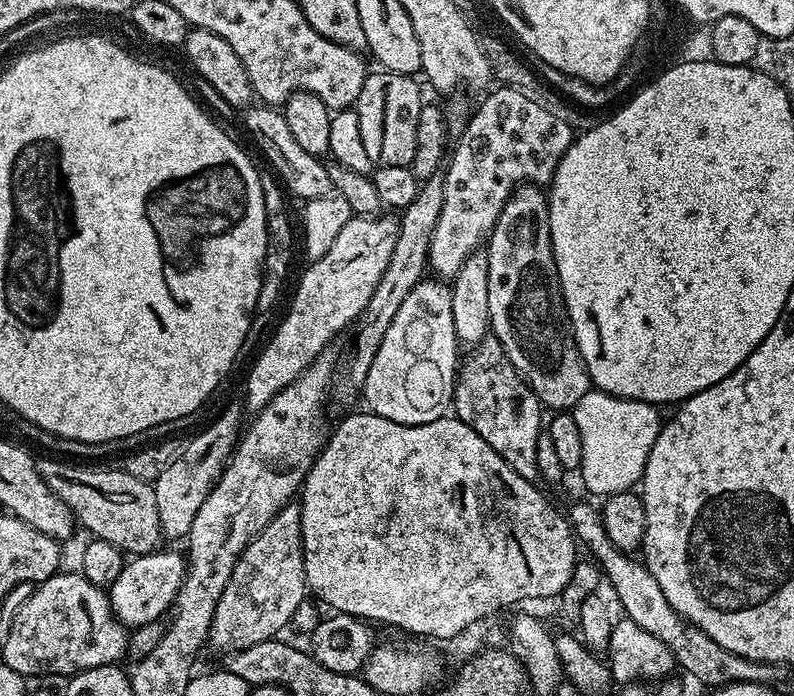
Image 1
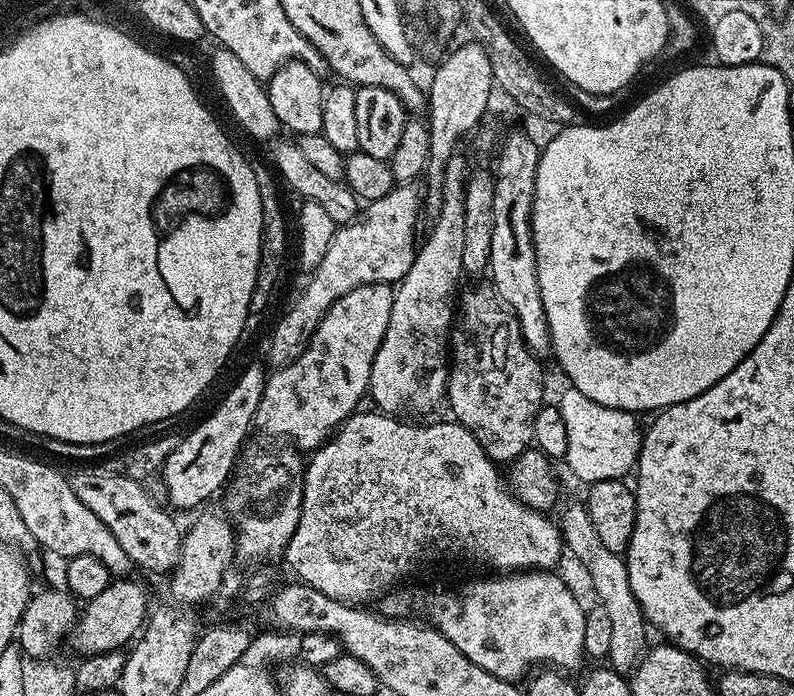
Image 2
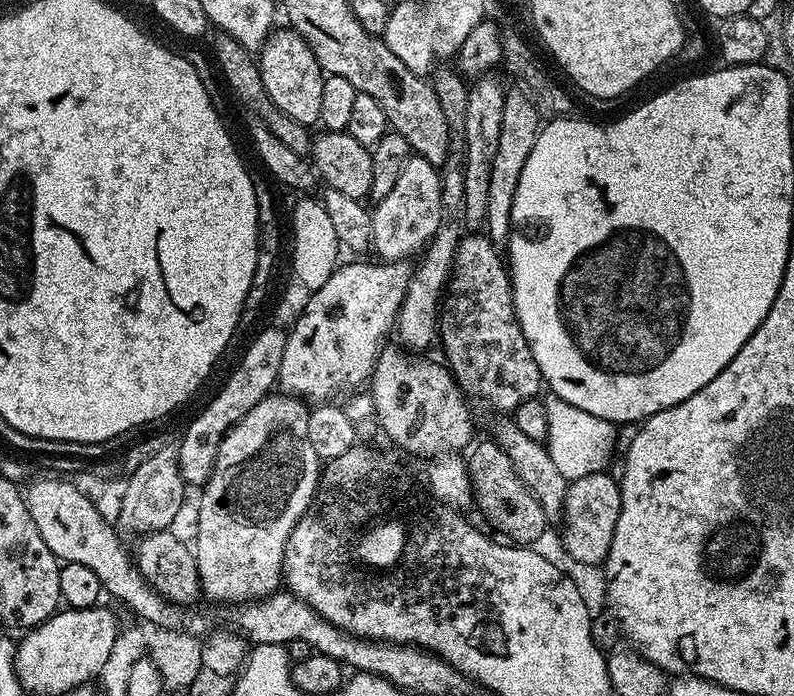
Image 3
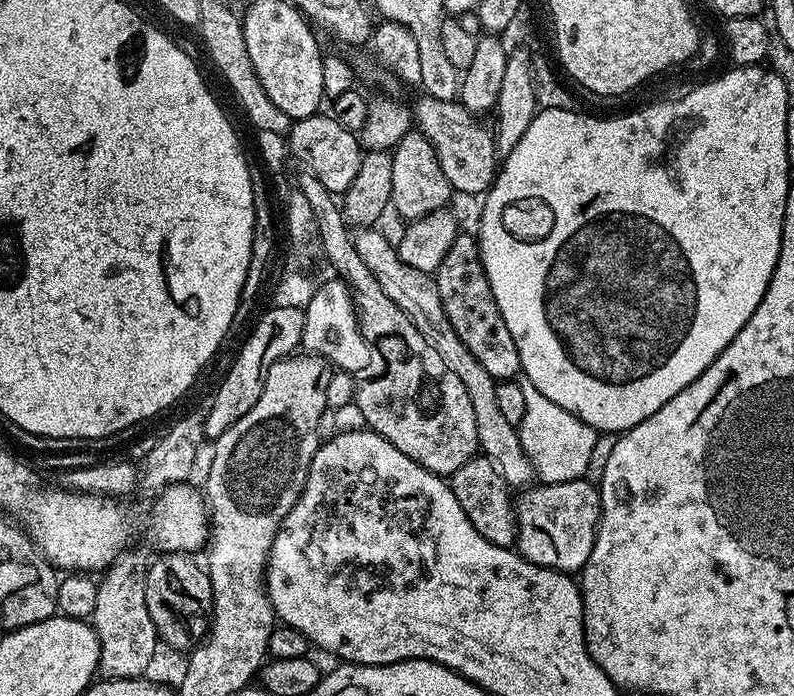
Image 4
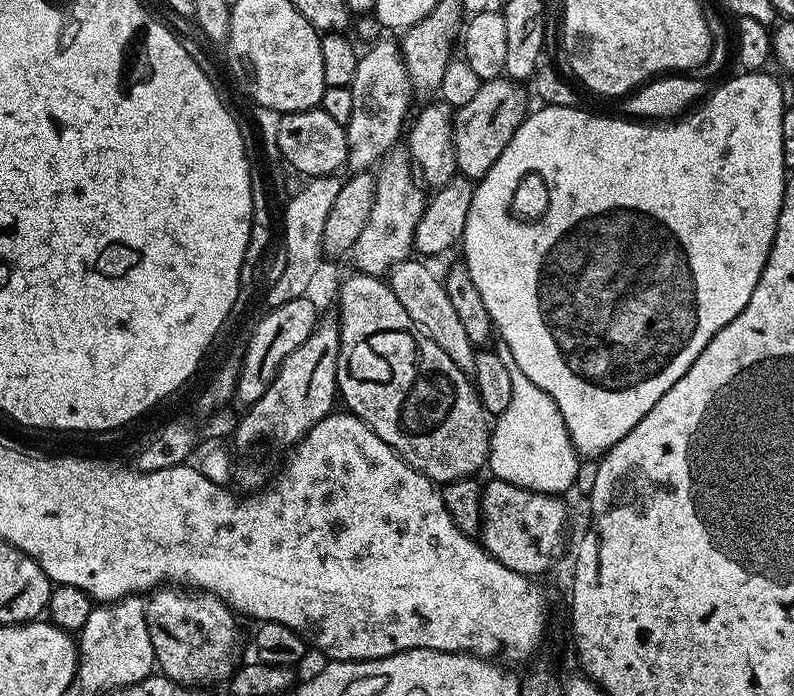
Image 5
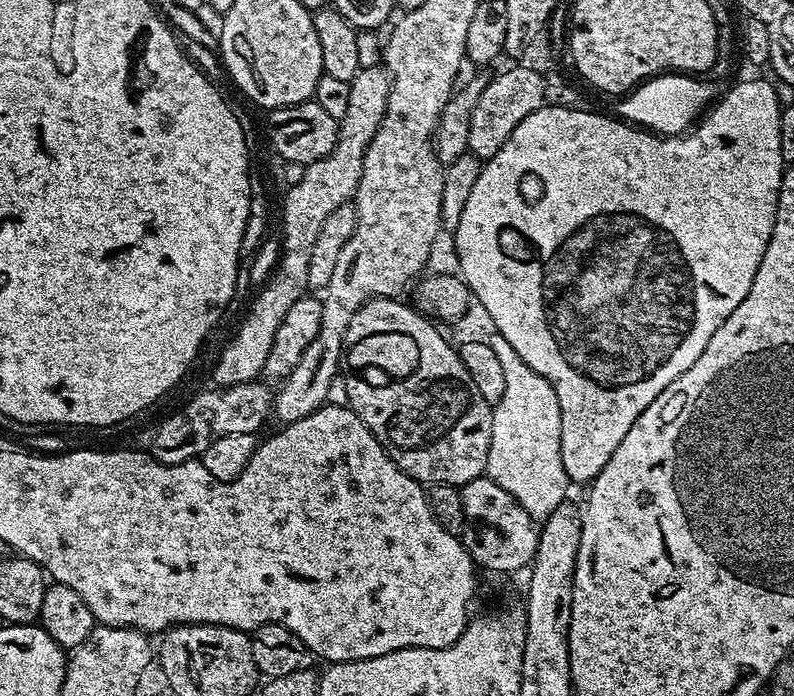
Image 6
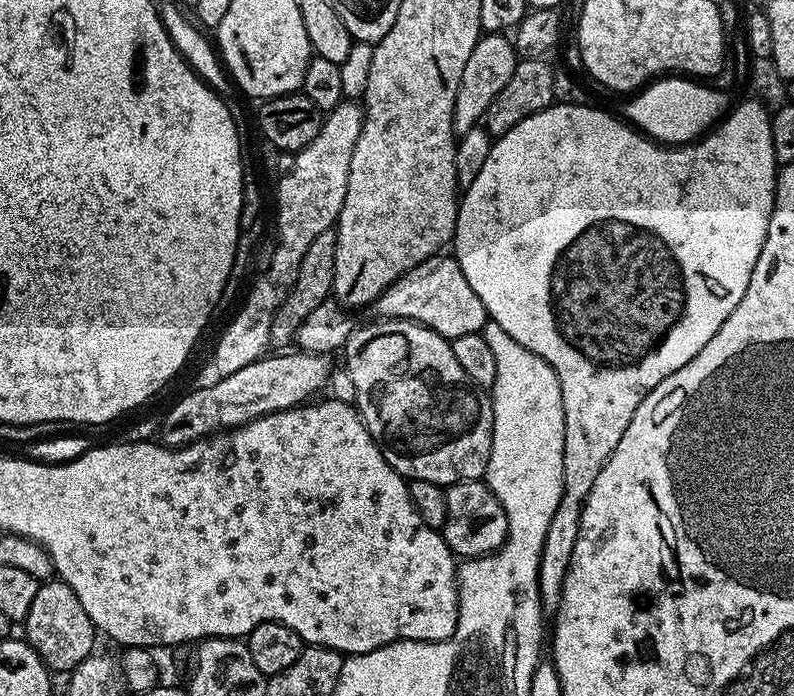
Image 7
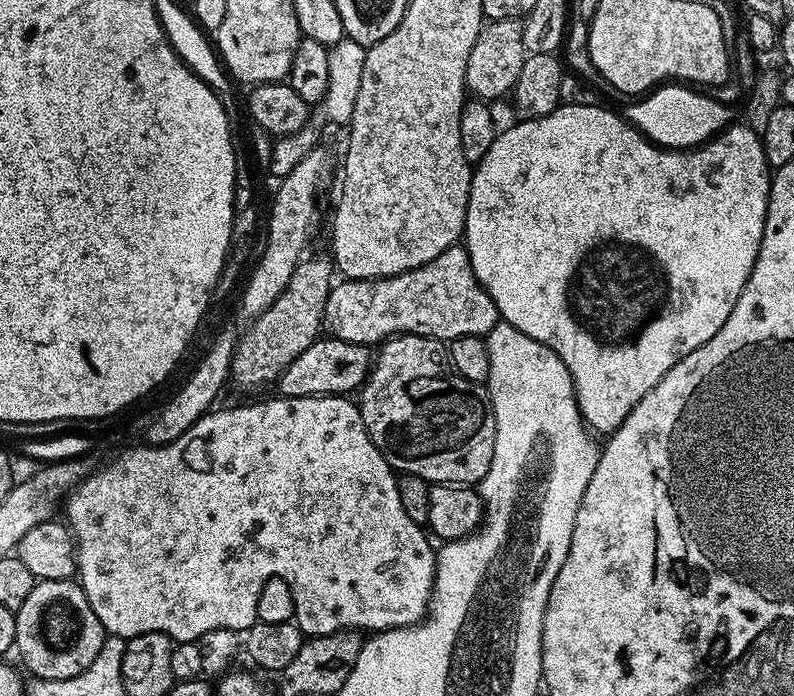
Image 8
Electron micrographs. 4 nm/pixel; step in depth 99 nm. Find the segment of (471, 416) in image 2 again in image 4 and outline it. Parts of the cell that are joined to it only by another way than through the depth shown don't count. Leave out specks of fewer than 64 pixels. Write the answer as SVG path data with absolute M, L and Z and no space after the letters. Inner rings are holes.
M457 234L454 246L446 250L446 258L442 258L434 275L446 318L450 318L450 326L454 326L466 350L470 350L470 354L486 366L486 374L493 376L497 382L516 380L521 375L518 346L514 346L514 338L510 338L510 330L506 322L502 322L498 302L494 302L494 290L490 290L490 278L486 278L486 270L482 266L479 239L475 235Z

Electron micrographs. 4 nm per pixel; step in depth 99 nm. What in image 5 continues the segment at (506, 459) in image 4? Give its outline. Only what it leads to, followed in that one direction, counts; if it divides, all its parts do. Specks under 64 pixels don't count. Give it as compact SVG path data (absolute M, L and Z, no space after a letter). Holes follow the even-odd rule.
M409 258L398 262L389 272L386 273L386 282L394 290L394 298L402 302L402 307L406 309L406 314L410 314L412 321L421 328L442 350L446 350L450 362L458 366L458 370L471 373L474 370L474 358L478 348L470 342L466 335L466 329L462 327L462 321L458 319L458 313L444 289L444 281L439 275L435 276L420 258Z

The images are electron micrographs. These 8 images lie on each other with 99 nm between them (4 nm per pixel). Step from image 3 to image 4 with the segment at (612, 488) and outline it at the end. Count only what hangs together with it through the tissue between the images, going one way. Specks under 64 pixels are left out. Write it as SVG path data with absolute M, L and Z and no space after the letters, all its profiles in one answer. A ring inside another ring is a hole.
M581 478L557 484L541 483L536 486L540 488L525 491L525 496L514 504L515 551L543 568L579 573L590 558L590 550L594 550L596 530L600 527L600 489L590 481Z

